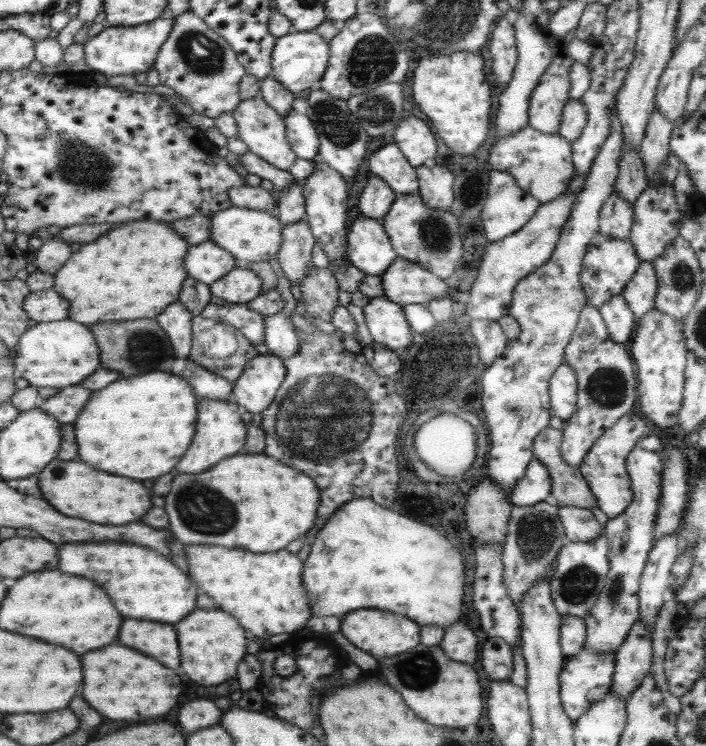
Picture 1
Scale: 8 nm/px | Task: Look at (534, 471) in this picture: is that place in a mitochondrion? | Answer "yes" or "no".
no

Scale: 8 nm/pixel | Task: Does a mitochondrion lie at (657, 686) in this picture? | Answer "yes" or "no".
no

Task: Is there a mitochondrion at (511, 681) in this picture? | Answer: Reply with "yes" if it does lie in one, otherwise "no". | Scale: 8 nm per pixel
no

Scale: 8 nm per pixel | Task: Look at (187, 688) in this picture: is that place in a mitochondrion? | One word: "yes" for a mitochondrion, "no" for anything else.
no

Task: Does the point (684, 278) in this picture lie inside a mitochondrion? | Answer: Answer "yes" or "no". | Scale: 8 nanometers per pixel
yes

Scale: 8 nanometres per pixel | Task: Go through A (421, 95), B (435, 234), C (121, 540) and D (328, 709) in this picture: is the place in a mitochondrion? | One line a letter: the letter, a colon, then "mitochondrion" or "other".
A: other
B: mitochondrion
C: other
D: other

